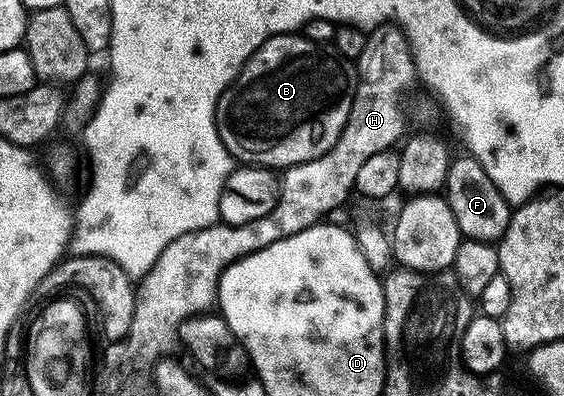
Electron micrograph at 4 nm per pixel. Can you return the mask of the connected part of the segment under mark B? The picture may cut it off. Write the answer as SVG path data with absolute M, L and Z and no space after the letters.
M301 33L273 35L243 65L232 85L219 97L217 132L234 160L245 165L288 169L323 157L323 153L339 141L356 92L357 77L350 60L341 58L328 46L313 43Z

